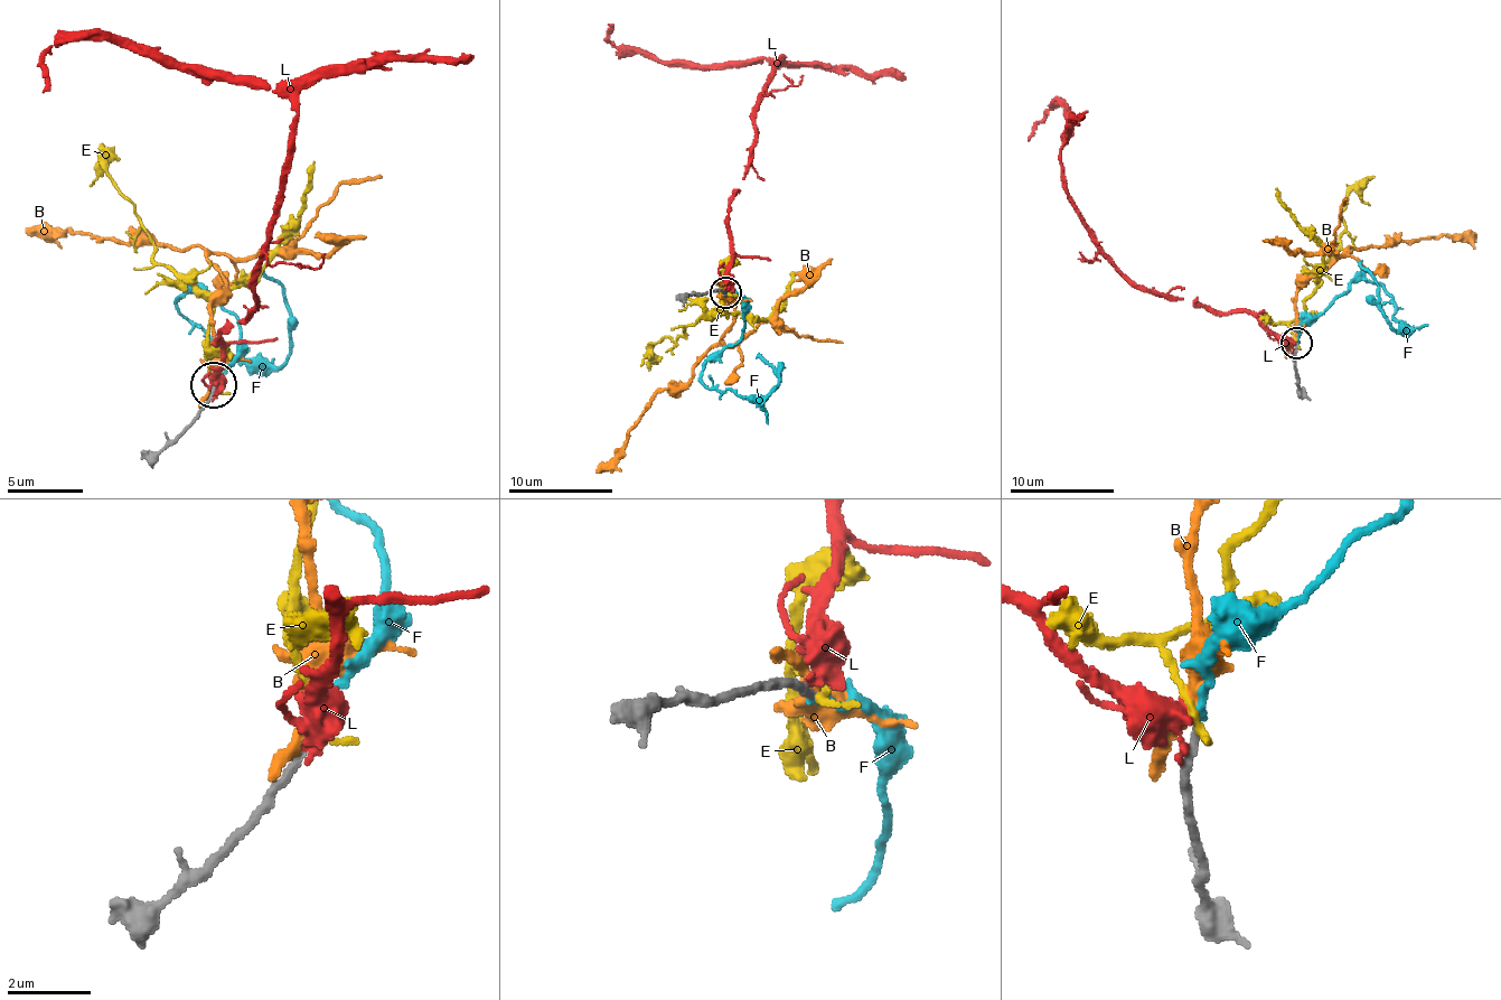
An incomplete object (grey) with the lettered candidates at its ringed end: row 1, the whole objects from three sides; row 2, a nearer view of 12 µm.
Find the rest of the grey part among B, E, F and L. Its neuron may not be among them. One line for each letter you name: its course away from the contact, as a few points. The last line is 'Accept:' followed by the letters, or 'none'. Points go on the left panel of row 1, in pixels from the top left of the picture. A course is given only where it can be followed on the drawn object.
F: course (212, 384), (235, 365), (238, 319), (178, 300), (231, 357), (273, 365), (292, 308), (258, 267)
Accept: F

